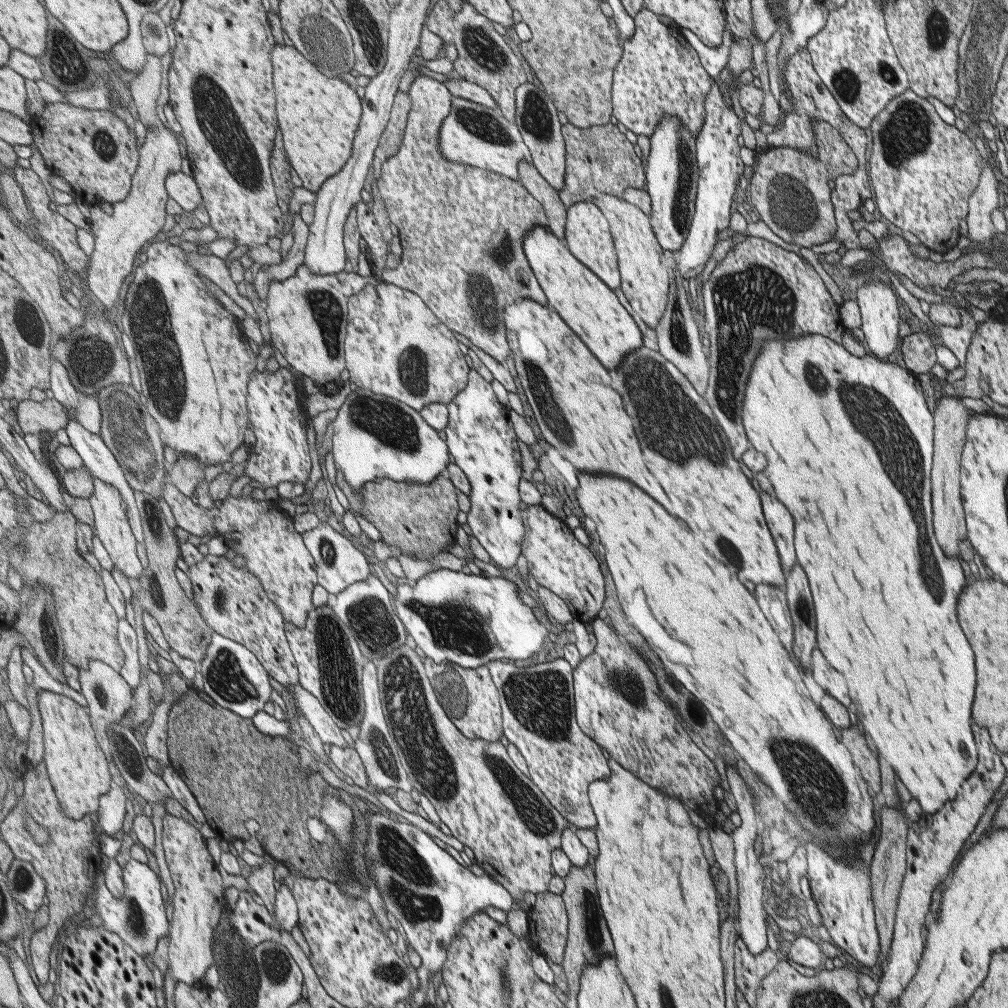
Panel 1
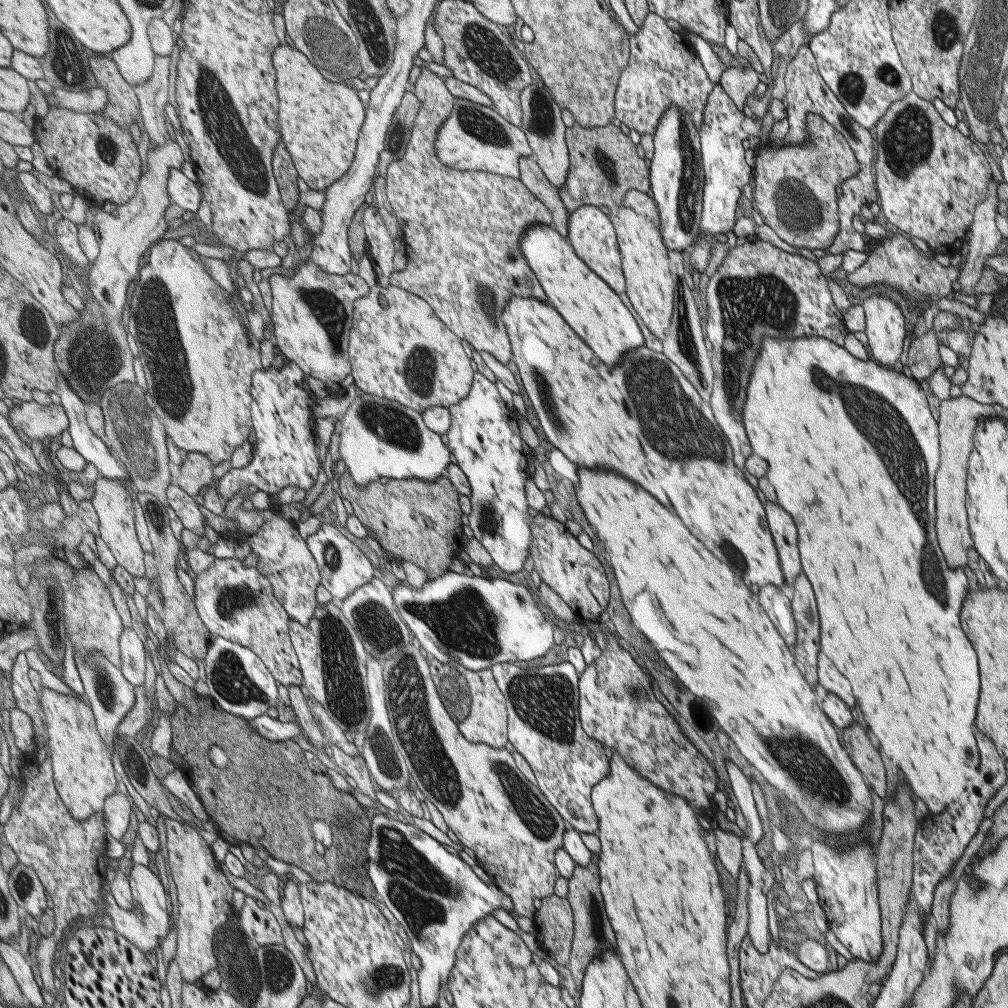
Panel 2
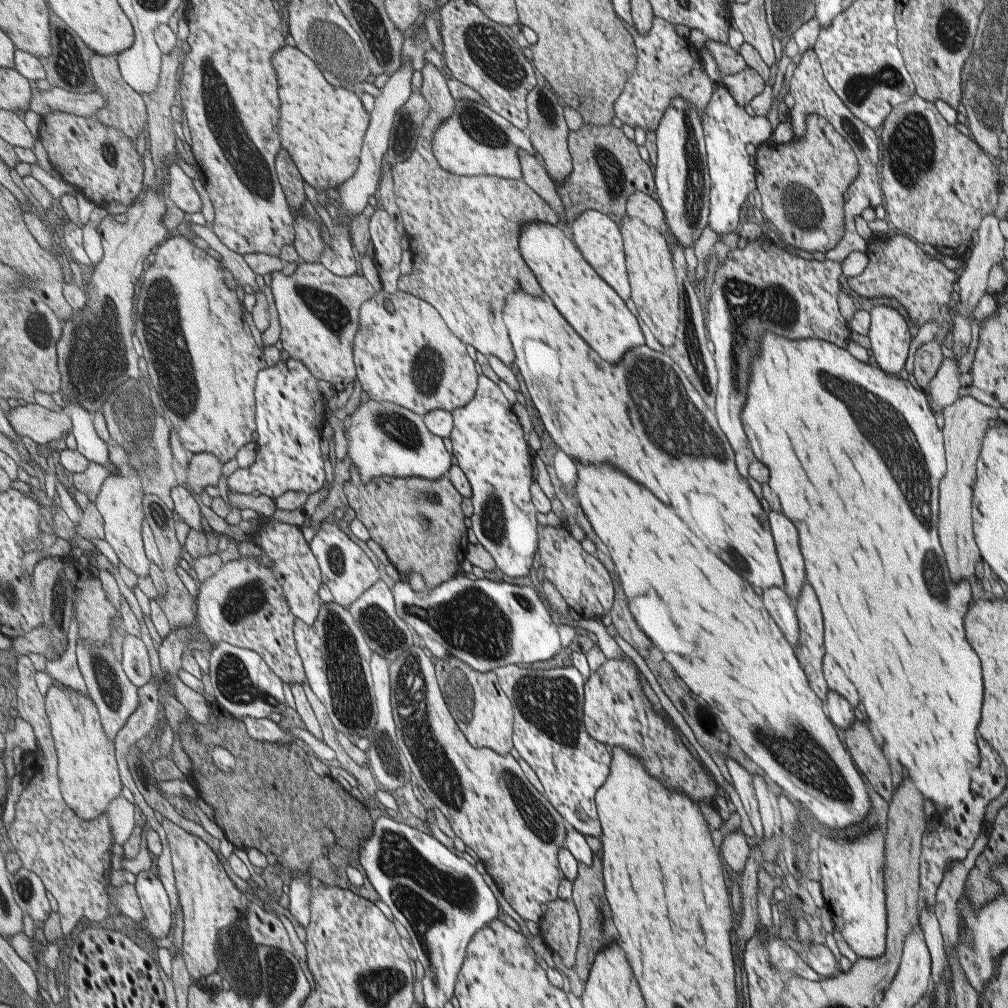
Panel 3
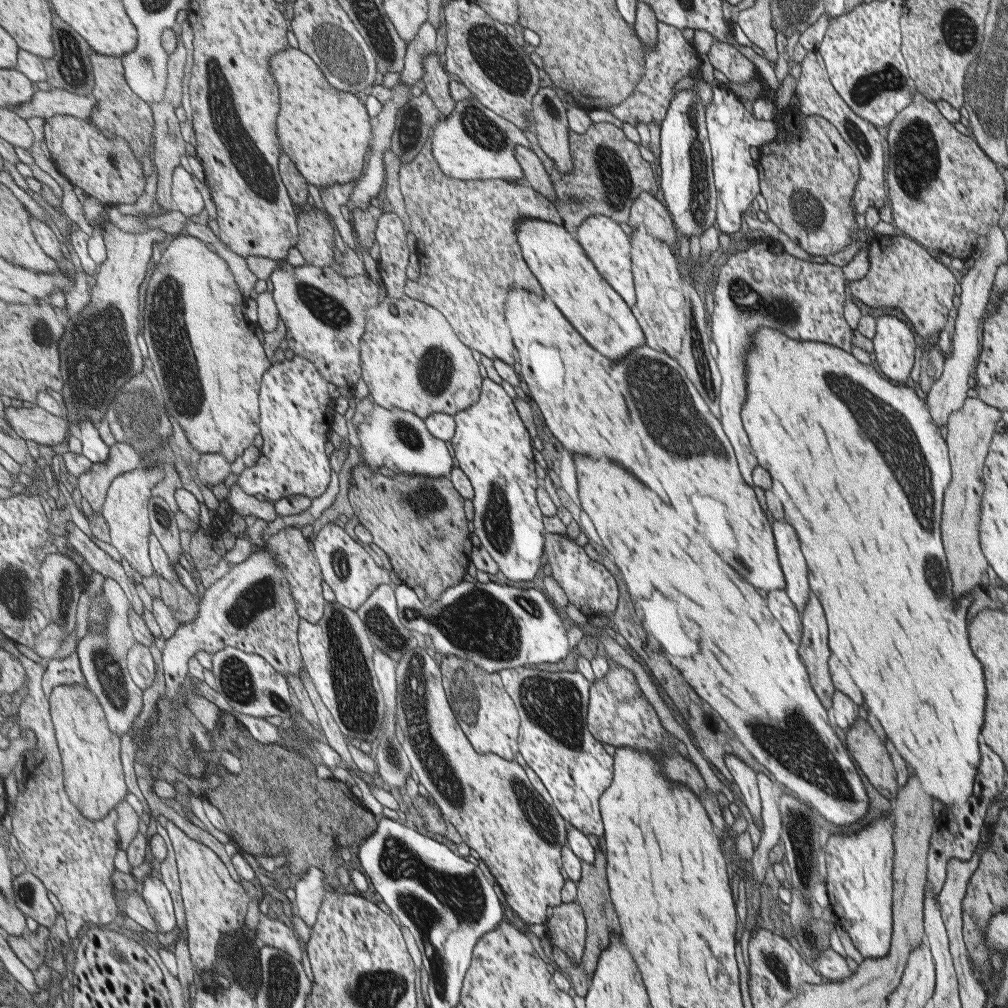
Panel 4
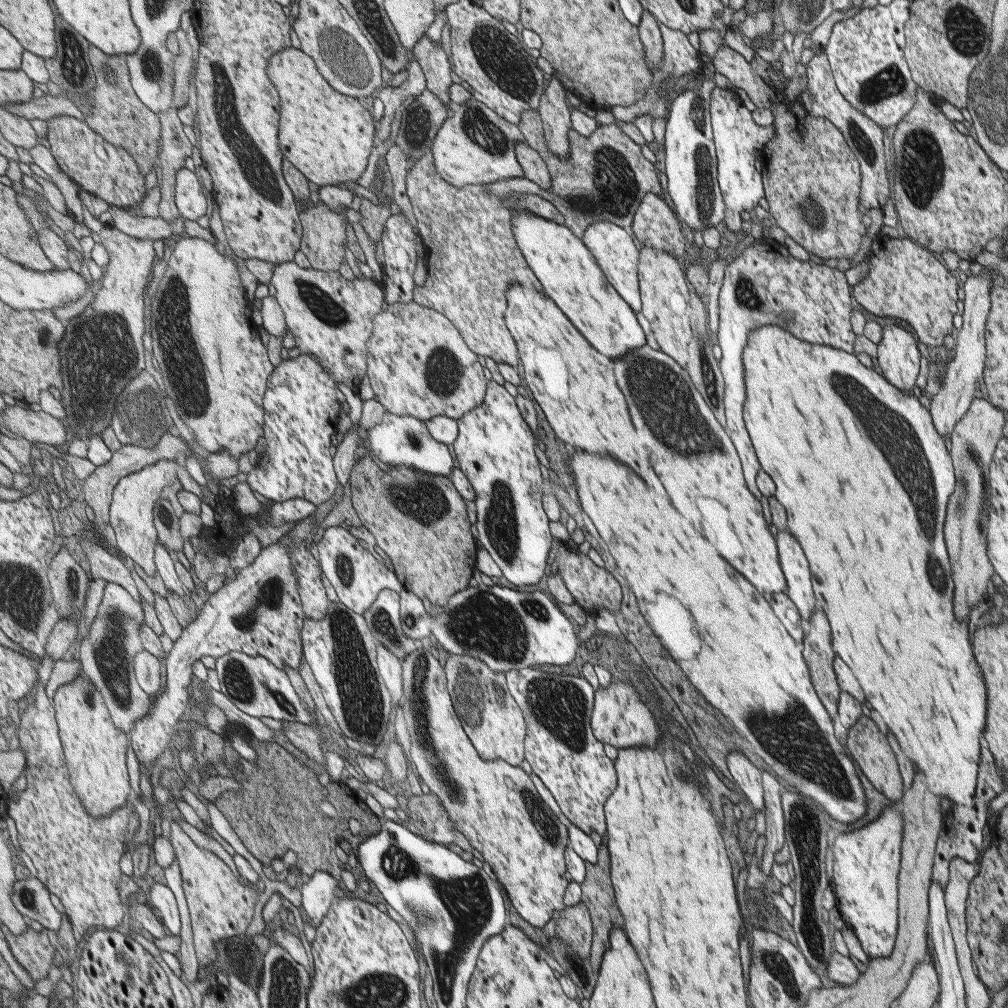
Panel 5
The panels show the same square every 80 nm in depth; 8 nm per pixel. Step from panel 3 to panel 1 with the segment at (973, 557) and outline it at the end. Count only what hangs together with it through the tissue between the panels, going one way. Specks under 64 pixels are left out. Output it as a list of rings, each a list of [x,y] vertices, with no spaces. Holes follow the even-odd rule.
[[[943,396],[936,401],[933,412],[933,454],[931,468],[931,520],[934,539],[947,558],[959,558],[959,541],[966,538],[965,518],[959,498],[959,465],[966,426],[972,414],[992,414],[992,410],[981,399]]]

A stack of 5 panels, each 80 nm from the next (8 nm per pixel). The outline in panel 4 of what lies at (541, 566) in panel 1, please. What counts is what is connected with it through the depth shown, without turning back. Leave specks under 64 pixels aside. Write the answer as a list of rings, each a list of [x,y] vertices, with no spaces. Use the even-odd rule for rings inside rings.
[[[546,532],[546,545],[544,550],[545,562],[551,568],[553,575],[565,590],[565,594],[581,613],[591,617],[597,612],[613,612],[617,604],[617,586],[613,576],[597,562],[593,562],[591,557],[577,542],[569,540],[567,535]]]

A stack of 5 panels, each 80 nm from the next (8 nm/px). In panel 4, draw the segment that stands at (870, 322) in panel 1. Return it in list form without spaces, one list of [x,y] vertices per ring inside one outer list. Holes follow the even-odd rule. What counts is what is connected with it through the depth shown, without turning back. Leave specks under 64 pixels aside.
[[[893,316],[874,320],[873,356],[881,374],[895,384],[904,384],[915,362],[913,334],[908,326]]]

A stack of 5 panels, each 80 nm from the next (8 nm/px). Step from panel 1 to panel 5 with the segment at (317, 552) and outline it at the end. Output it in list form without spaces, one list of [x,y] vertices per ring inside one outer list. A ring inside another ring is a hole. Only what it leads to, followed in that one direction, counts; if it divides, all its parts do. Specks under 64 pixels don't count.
[[[339,526],[328,528],[317,543],[317,548],[322,572],[335,588],[339,600],[355,612],[362,615],[367,612],[385,589],[397,593],[403,591],[403,584],[395,570],[389,570],[384,563],[381,564],[371,549],[363,548],[359,539],[357,540],[349,529],[345,530]]]

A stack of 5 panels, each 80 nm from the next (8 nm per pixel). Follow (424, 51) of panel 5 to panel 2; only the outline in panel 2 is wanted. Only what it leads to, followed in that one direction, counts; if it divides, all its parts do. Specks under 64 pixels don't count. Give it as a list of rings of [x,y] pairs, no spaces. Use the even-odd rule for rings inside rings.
[[[425,67],[421,68],[413,91],[421,99],[422,106],[415,118],[414,127],[409,131],[404,157],[389,165],[386,176],[387,198],[395,210],[396,218],[399,218],[397,221],[406,243],[405,253],[407,263],[409,262],[405,272],[392,274],[392,285],[403,287],[426,299],[430,306],[435,308],[442,322],[459,335],[459,338],[475,346],[477,351],[485,350],[503,364],[509,364],[513,358],[513,346],[505,315],[507,304],[515,295],[513,292],[517,292],[517,295],[523,292],[523,296],[535,296],[541,302],[549,304],[542,283],[539,284],[540,280],[522,253],[522,238],[531,226],[553,225],[554,214],[520,178],[481,170],[463,171],[445,166],[438,157],[436,144],[440,128],[454,113],[457,98],[446,85],[445,78],[437,76]]]

